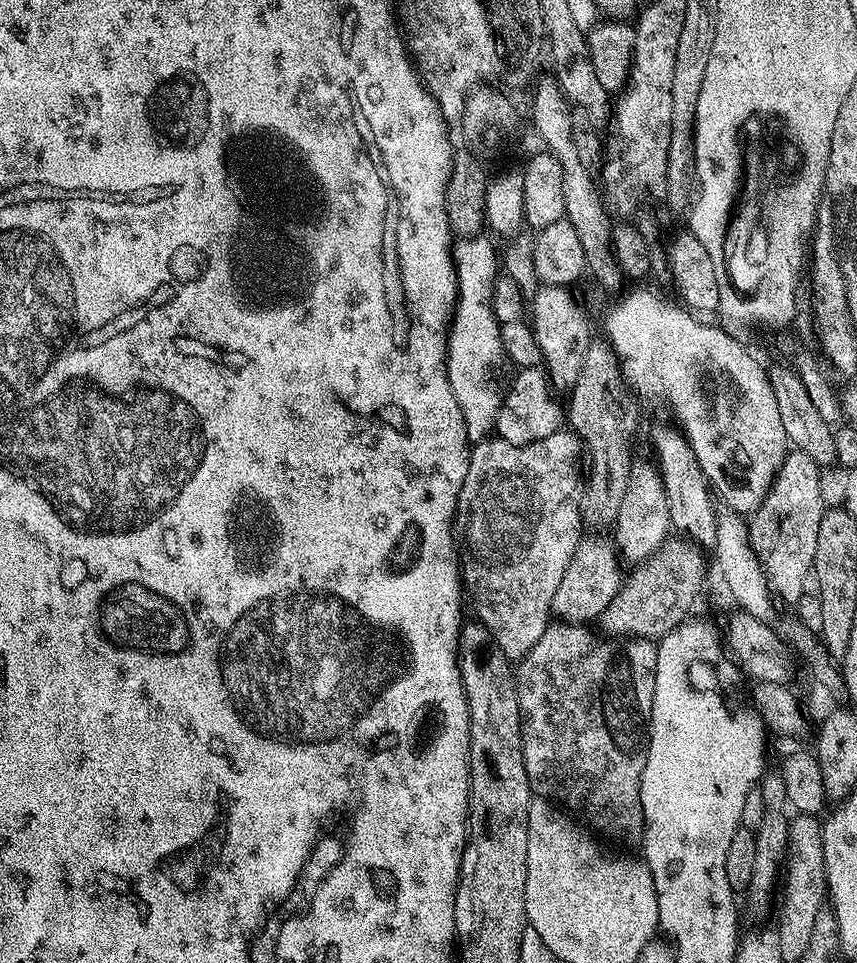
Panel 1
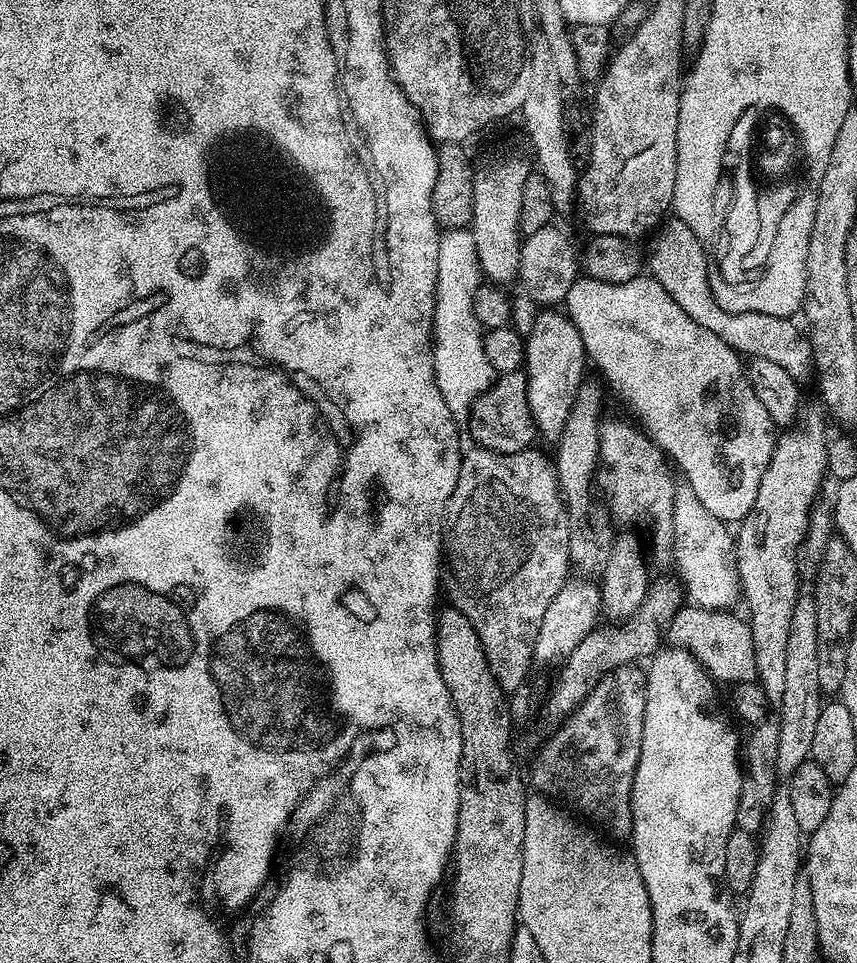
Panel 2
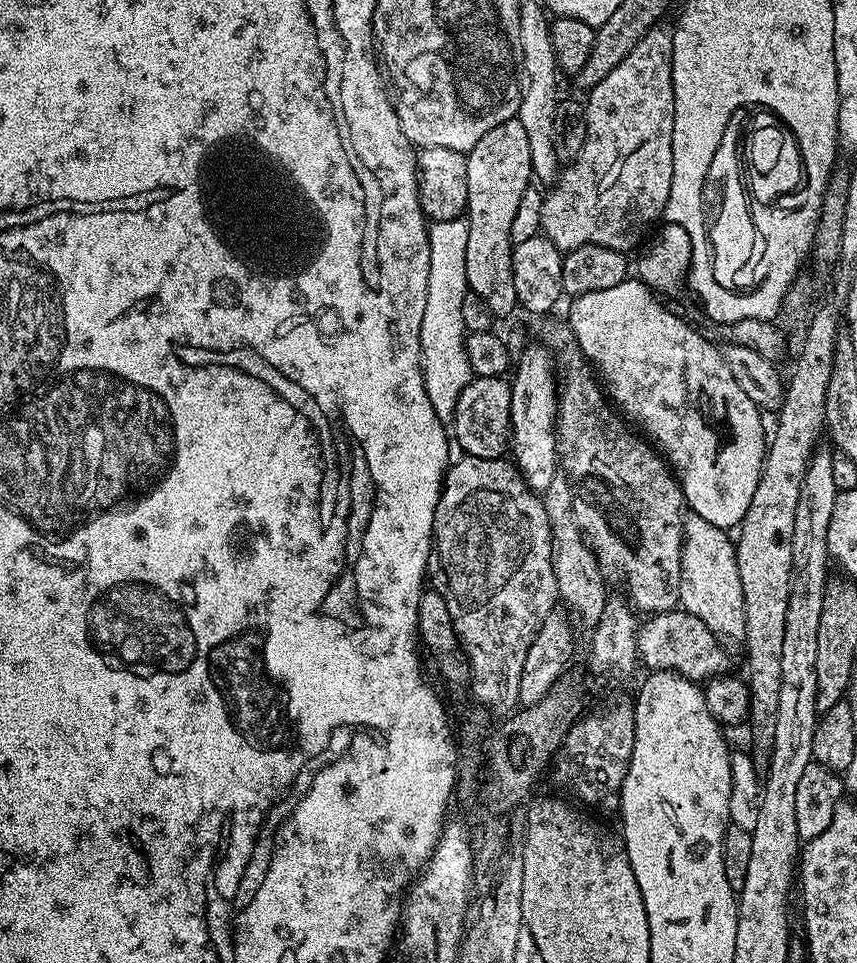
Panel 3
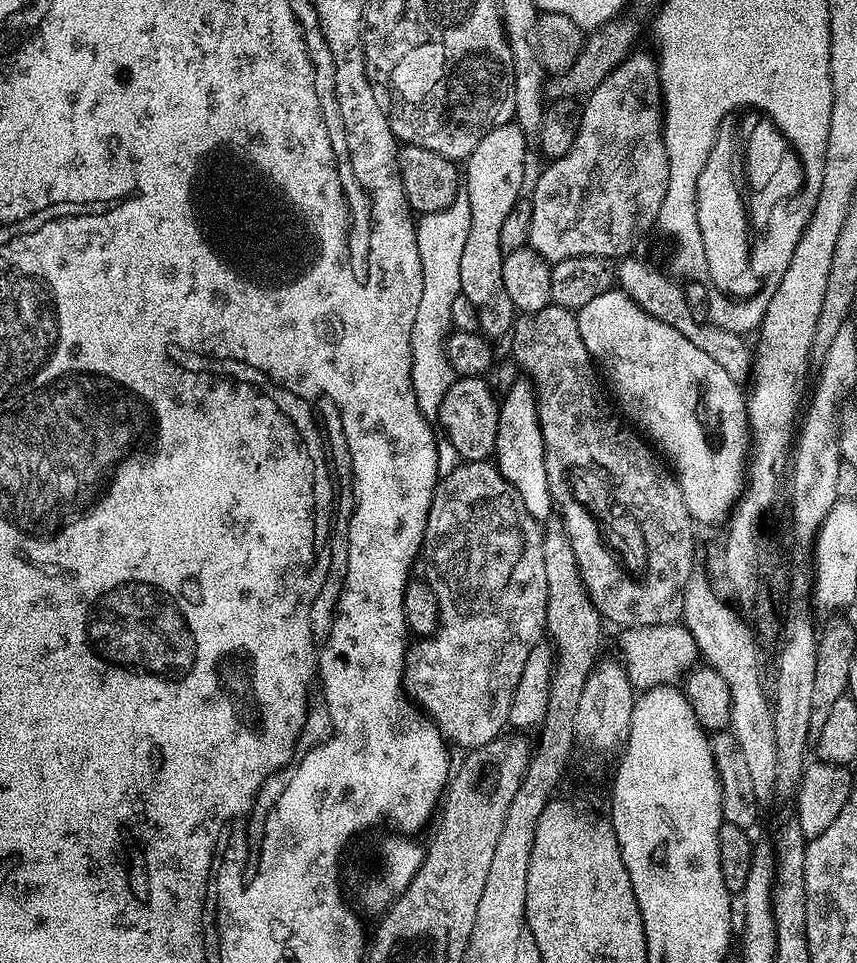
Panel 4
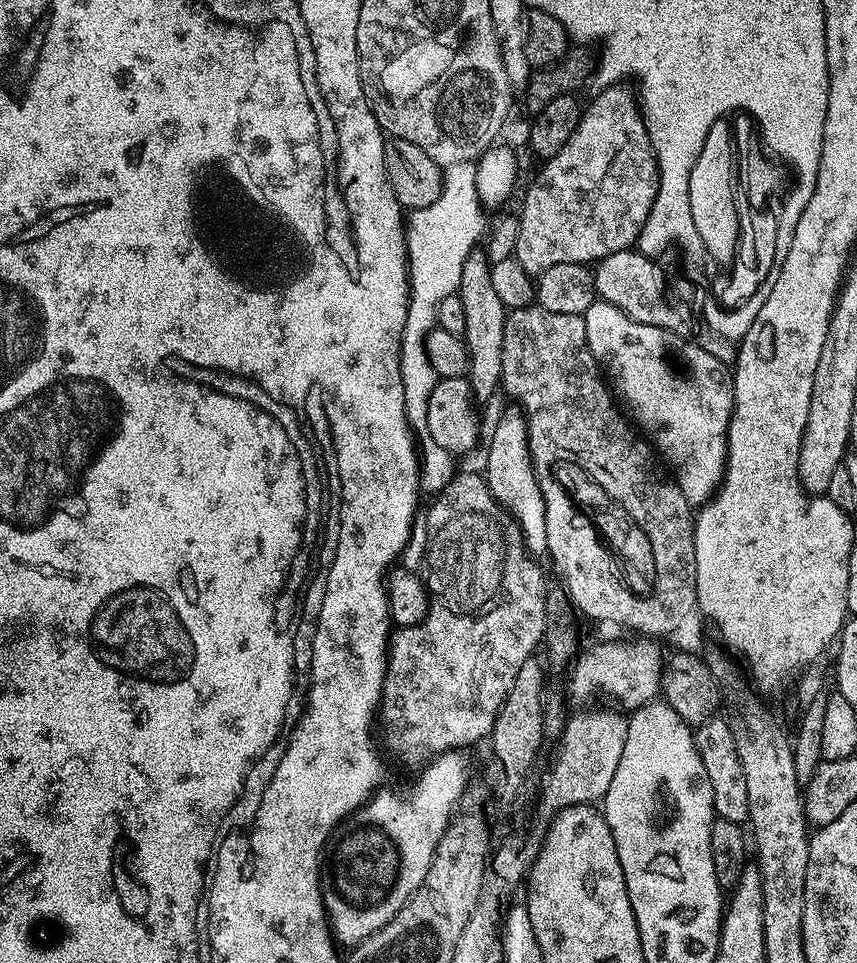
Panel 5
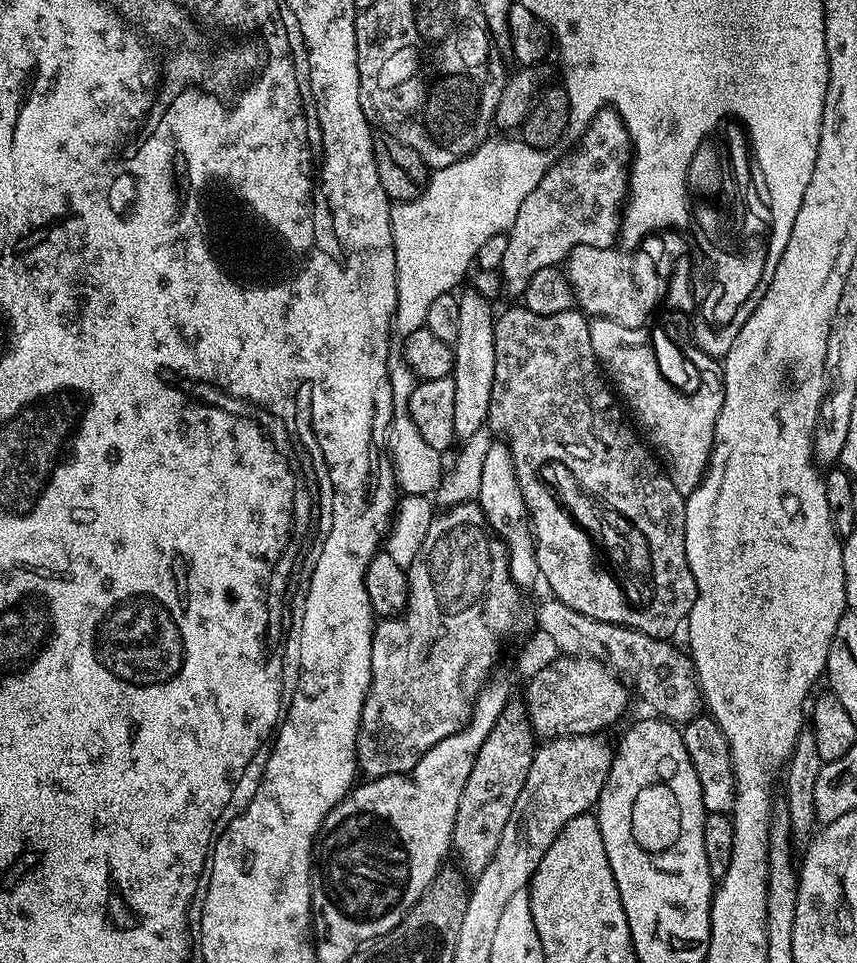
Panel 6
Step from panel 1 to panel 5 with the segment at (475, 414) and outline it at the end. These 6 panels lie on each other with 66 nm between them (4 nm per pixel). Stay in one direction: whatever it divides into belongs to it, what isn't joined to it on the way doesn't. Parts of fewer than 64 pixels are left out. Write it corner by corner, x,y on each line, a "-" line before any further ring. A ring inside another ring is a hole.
470,160
447,165
443,169
444,185
438,198
430,206
411,209
406,216
404,241
408,251
408,309
406,310
406,324
400,339
400,377
404,395
404,413
412,412
412,416
426,416
426,406
430,402
430,394
438,379
432,364
428,362
428,354
424,350
424,343
430,330
437,327
438,302
442,302
442,298
457,295
464,263
472,252
477,251
479,244
476,243
479,240
481,243
486,236
486,220
484,224
486,207
478,196
475,172
476,165

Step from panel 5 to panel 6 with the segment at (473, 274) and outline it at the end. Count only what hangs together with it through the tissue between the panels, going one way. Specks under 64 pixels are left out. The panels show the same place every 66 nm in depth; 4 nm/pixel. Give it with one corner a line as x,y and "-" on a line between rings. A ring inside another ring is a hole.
479,291
460,296
458,338
452,350
452,381
454,382
454,430
457,437
468,437
487,425
490,410
490,390
494,390
494,330
495,311

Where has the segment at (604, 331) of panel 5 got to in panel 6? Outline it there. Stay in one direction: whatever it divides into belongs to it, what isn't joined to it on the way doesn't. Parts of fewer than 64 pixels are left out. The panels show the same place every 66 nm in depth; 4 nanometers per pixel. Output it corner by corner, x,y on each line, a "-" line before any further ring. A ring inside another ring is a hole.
596,318
589,323
588,329
590,346
594,346
601,369
610,377
622,400
624,395
623,403
632,404
636,411
635,423
642,432
644,427
647,443
662,461
662,467
674,486
687,498
700,485
700,479
708,469
708,459
714,446
714,426
718,422
718,410
722,410
724,381
717,371
717,361
715,364
708,352
689,351
689,362
698,371
708,372
704,376
704,384
675,388
664,377
660,360
656,357
657,345
653,344
651,335
644,328
631,328
616,321

